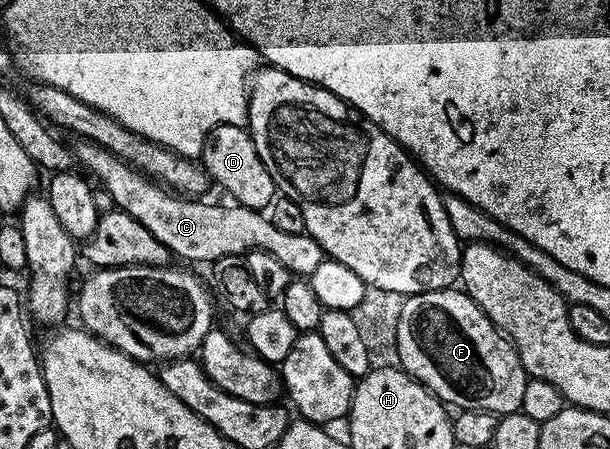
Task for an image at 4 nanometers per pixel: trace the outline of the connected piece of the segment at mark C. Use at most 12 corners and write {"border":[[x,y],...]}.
{"border":[[89,139],[77,164],[175,258],[265,251],[293,276],[326,257],[263,210],[173,193]]}

